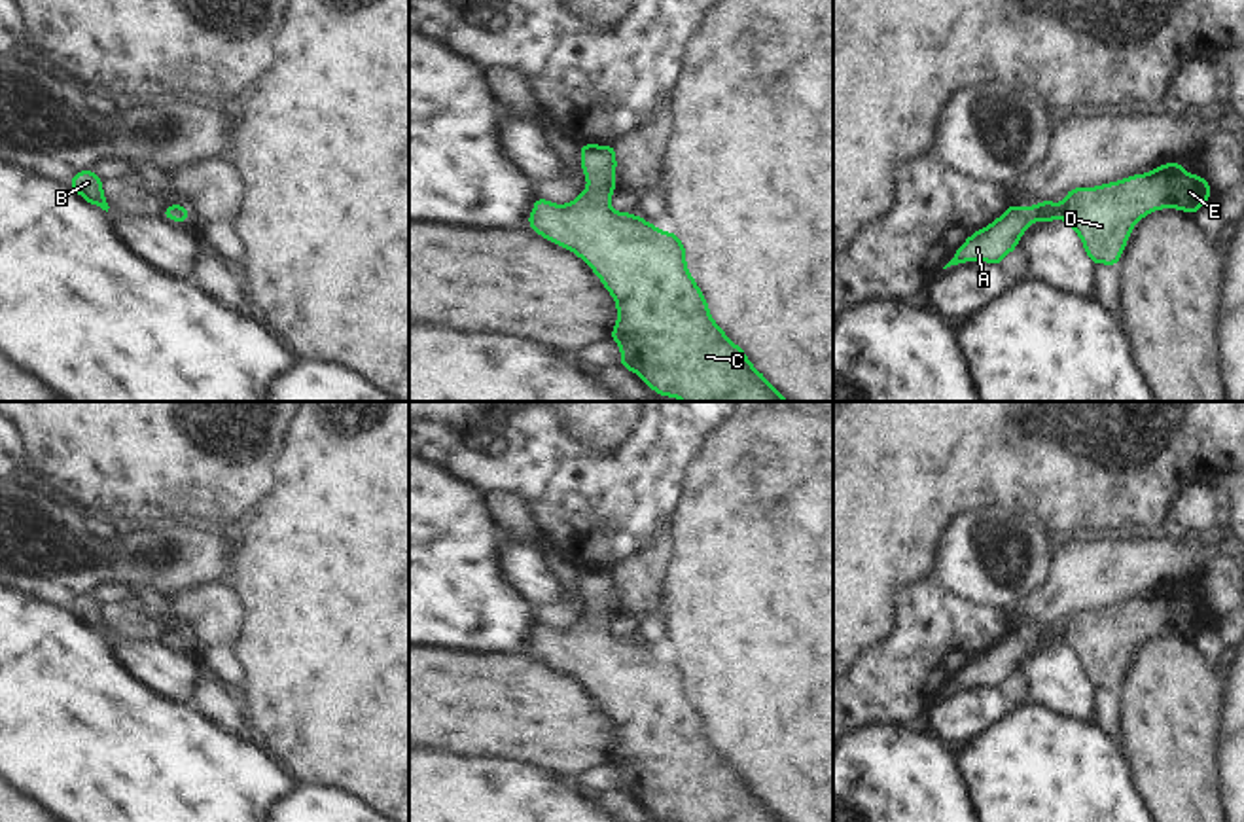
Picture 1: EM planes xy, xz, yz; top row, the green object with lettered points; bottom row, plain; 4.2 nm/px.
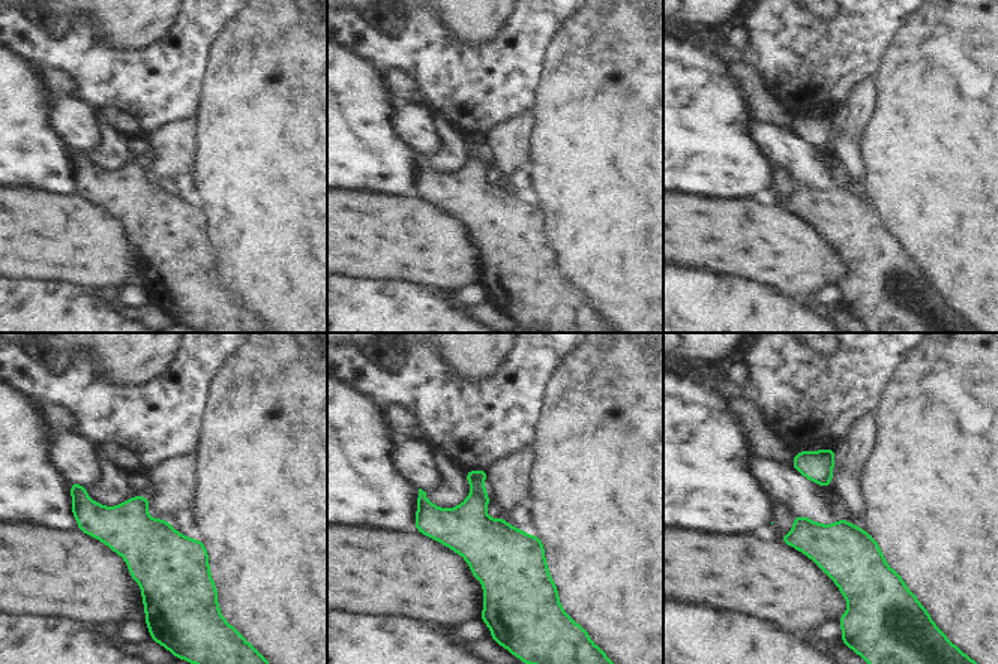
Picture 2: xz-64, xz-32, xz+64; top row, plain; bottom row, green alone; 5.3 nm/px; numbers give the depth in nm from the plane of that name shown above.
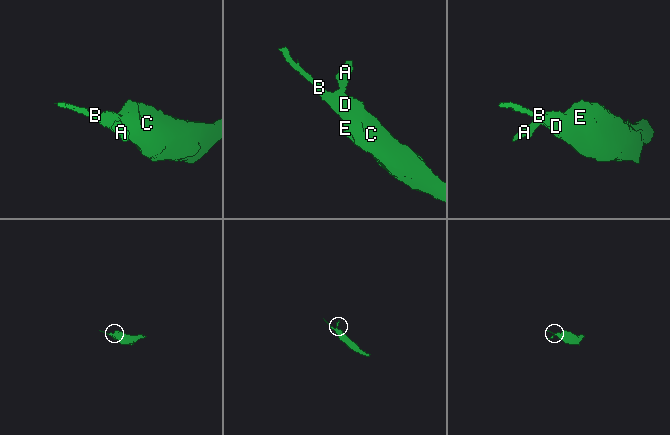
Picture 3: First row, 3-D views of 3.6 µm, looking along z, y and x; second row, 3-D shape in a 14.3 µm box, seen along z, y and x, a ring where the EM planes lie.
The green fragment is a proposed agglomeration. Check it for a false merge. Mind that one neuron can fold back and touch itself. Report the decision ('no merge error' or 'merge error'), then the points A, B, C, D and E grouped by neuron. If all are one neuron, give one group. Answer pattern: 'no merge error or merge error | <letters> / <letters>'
no merge error | A B C D E

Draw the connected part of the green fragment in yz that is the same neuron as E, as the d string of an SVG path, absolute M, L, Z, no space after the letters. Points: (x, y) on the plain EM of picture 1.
M1178 583L1119 606L1072 612L1060 629L1051 623L1024 633L1007 629L998 644L969 659L943 693L964 686L1000 689L1036 644L1057 646L1058 640L1075 653L1094 689L1115 691L1138 644L1159 633L1197 638L1210 616L1202 599L1191 600Z

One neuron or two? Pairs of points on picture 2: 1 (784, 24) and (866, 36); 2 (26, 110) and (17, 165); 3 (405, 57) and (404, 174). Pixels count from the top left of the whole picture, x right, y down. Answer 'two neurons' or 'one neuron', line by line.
1: one neuron
2: one neuron
3: two neurons

